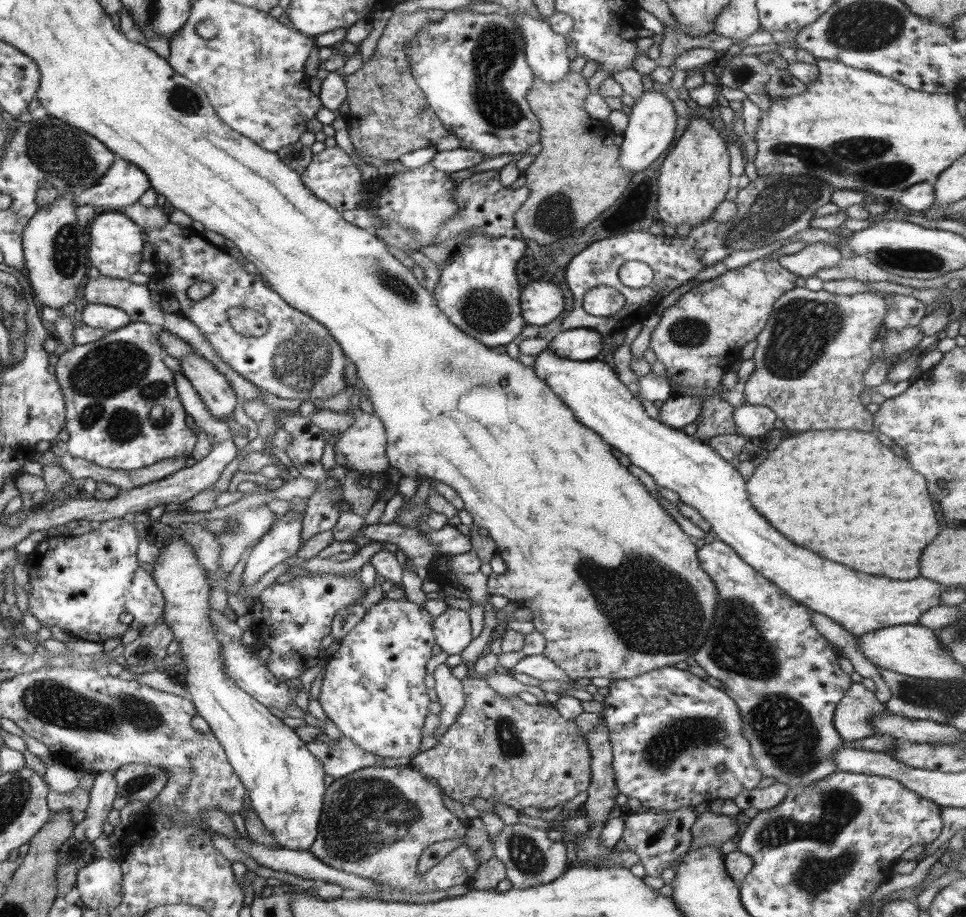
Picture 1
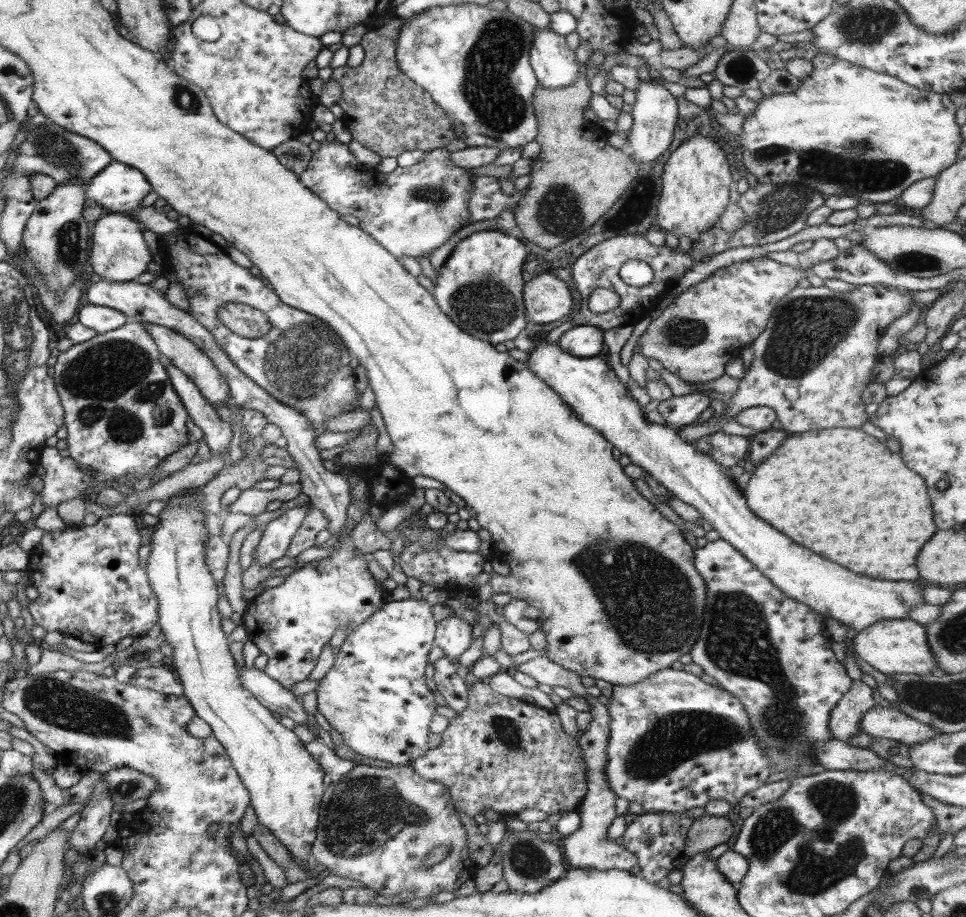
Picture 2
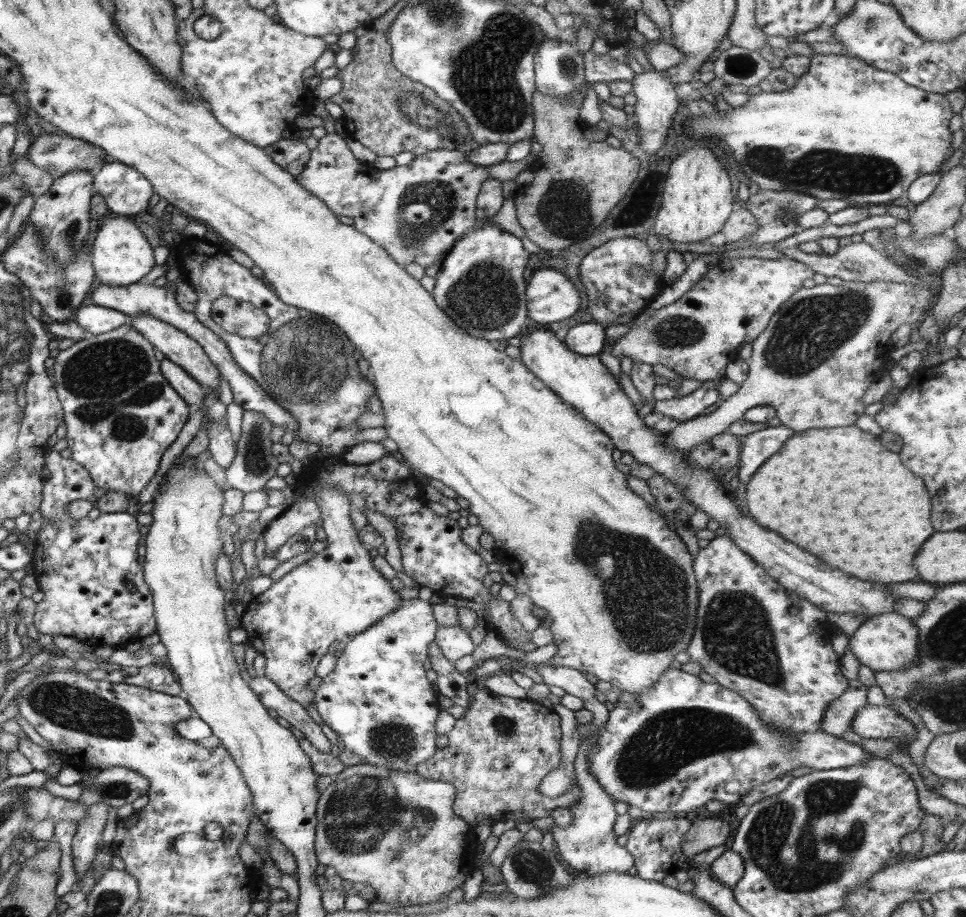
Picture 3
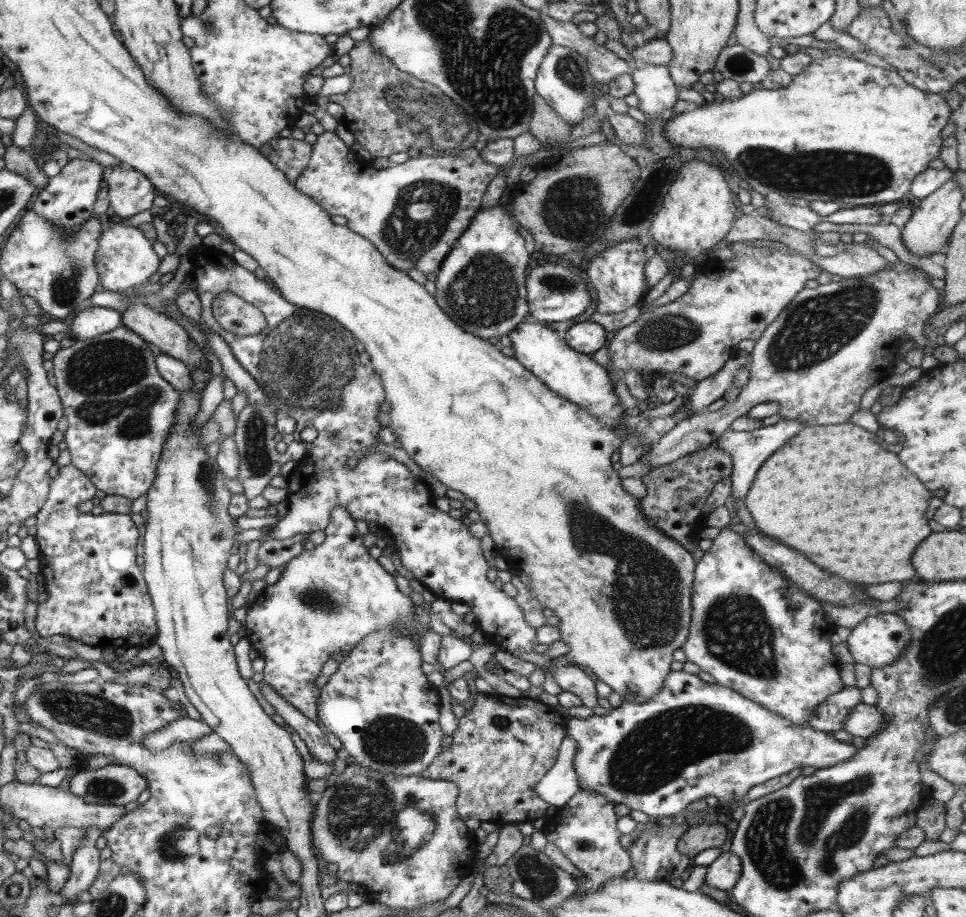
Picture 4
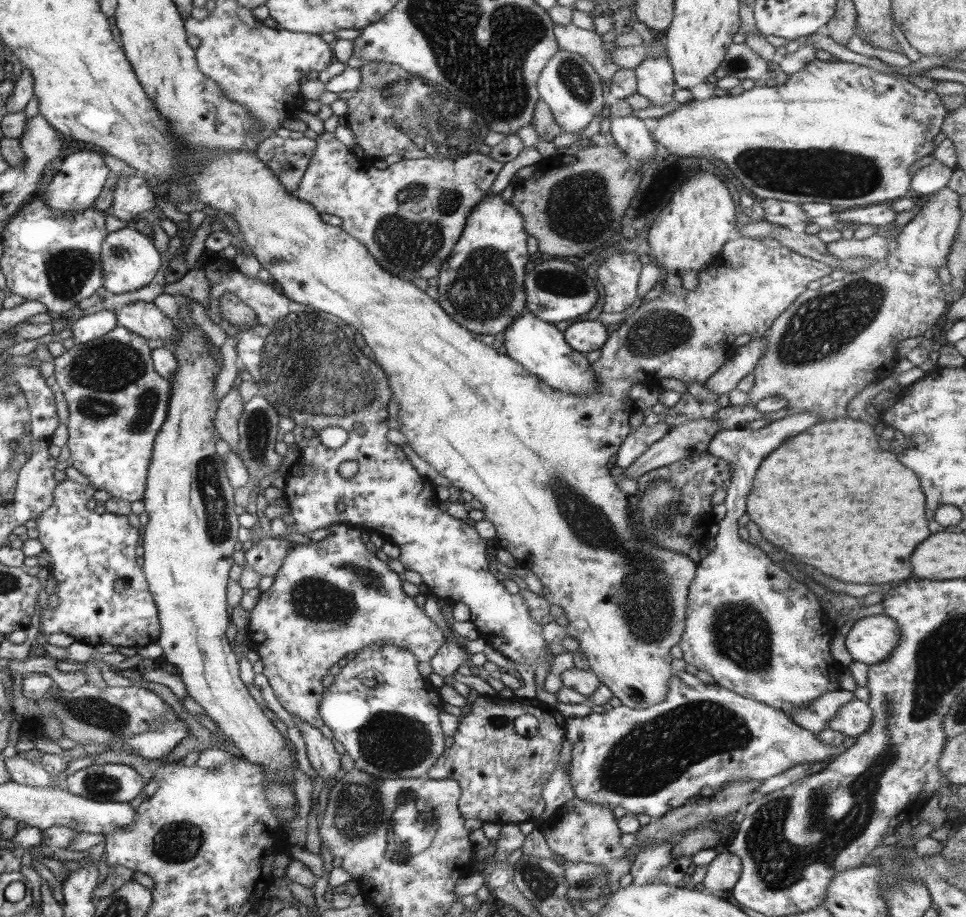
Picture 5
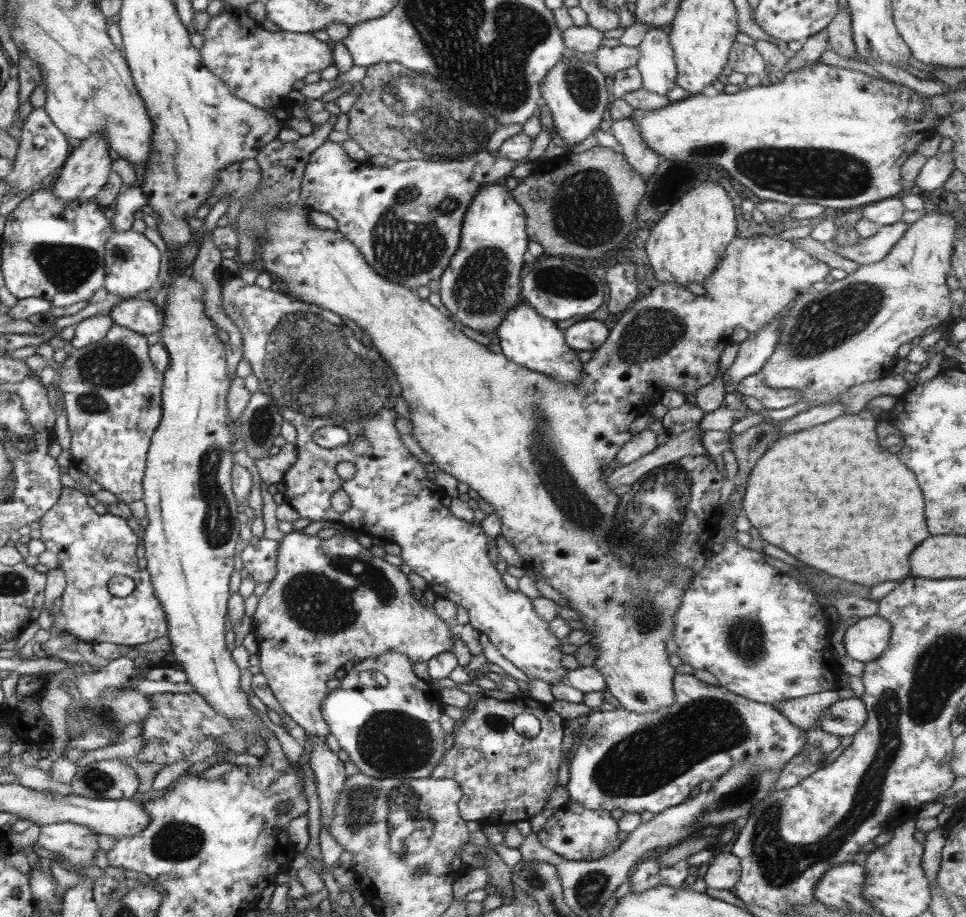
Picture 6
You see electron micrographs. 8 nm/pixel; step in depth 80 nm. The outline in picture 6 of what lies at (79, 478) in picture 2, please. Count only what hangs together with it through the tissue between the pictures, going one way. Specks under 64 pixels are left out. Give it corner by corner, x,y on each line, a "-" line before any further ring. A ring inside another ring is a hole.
64,487
58,503
40,520
40,524
40,543
44,549
58,554
58,560
60,560
58,568
64,572
66,578
66,588
61,595
62,603
56,615
58,631
73,634
75,638
86,643
109,642
126,646
152,642
156,638
167,635
170,629
167,613
155,593
154,580
151,579
150,572
138,566
138,558
136,558
138,536
132,532
132,528
126,524
124,518
109,513
102,516
96,514
88,506
86,494
78,492
75,488
-
116,575
130,577
136,584
136,588
126,598
120,599
108,591
110,579

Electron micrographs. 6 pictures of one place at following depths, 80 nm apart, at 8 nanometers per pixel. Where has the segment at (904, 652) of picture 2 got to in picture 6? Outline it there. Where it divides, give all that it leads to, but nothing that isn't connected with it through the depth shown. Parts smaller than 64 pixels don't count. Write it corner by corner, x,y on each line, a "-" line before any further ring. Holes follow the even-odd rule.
874,615
849,626
842,640
850,658
867,663
888,648
890,633
891,624
880,615

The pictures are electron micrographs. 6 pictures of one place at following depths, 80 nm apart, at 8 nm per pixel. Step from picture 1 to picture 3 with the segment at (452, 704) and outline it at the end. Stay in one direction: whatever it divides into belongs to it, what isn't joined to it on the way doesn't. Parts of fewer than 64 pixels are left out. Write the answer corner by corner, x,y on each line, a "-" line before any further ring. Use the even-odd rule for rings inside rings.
436,641
430,643
428,660
430,660
432,668
438,676
436,680
438,692
451,698
456,705
467,708
470,702
468,699
470,694
466,691
468,679
457,671
454,668
454,663
443,655

